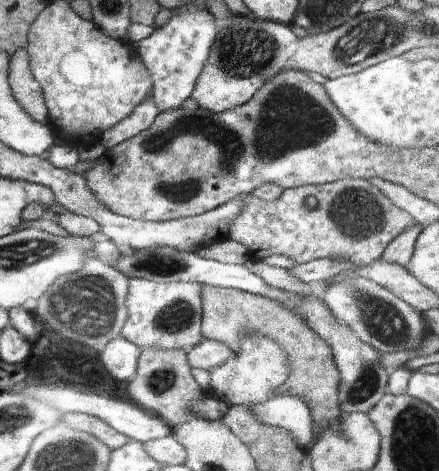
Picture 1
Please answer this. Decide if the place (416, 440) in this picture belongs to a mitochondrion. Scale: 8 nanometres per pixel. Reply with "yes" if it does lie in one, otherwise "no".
yes

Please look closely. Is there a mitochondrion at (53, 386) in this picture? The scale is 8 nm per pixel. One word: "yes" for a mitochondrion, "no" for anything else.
no

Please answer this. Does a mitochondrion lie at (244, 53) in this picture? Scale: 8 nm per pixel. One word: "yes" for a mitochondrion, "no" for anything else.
yes

